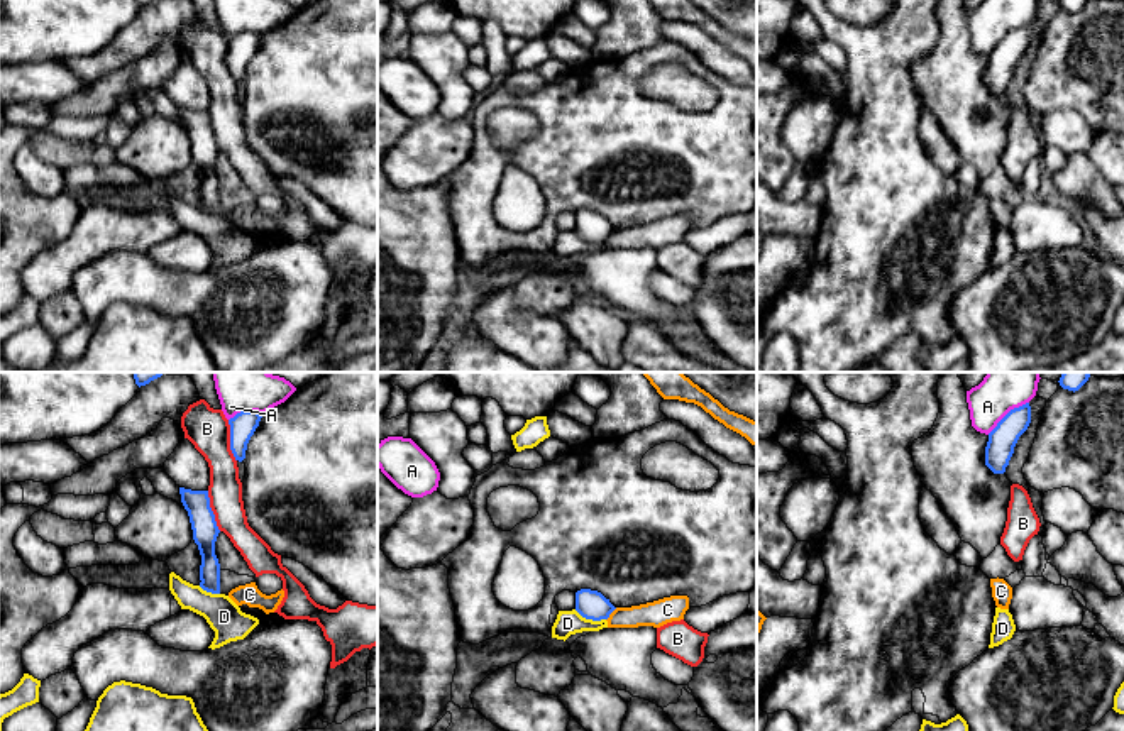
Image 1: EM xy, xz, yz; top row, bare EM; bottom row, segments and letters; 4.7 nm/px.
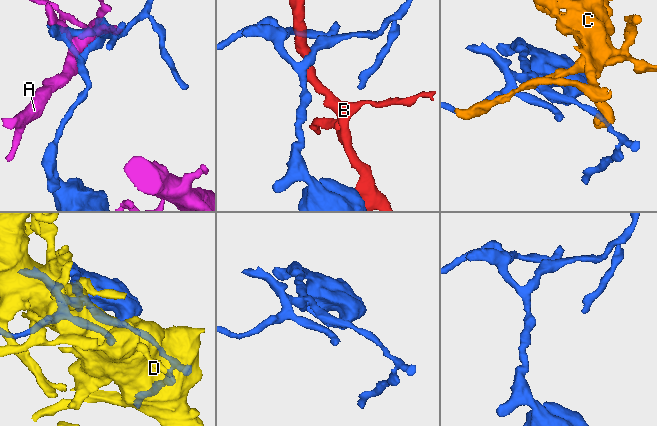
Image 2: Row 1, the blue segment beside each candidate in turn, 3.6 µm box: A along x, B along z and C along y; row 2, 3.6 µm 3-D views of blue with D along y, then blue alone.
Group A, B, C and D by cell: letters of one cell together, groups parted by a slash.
A / B / C / D

